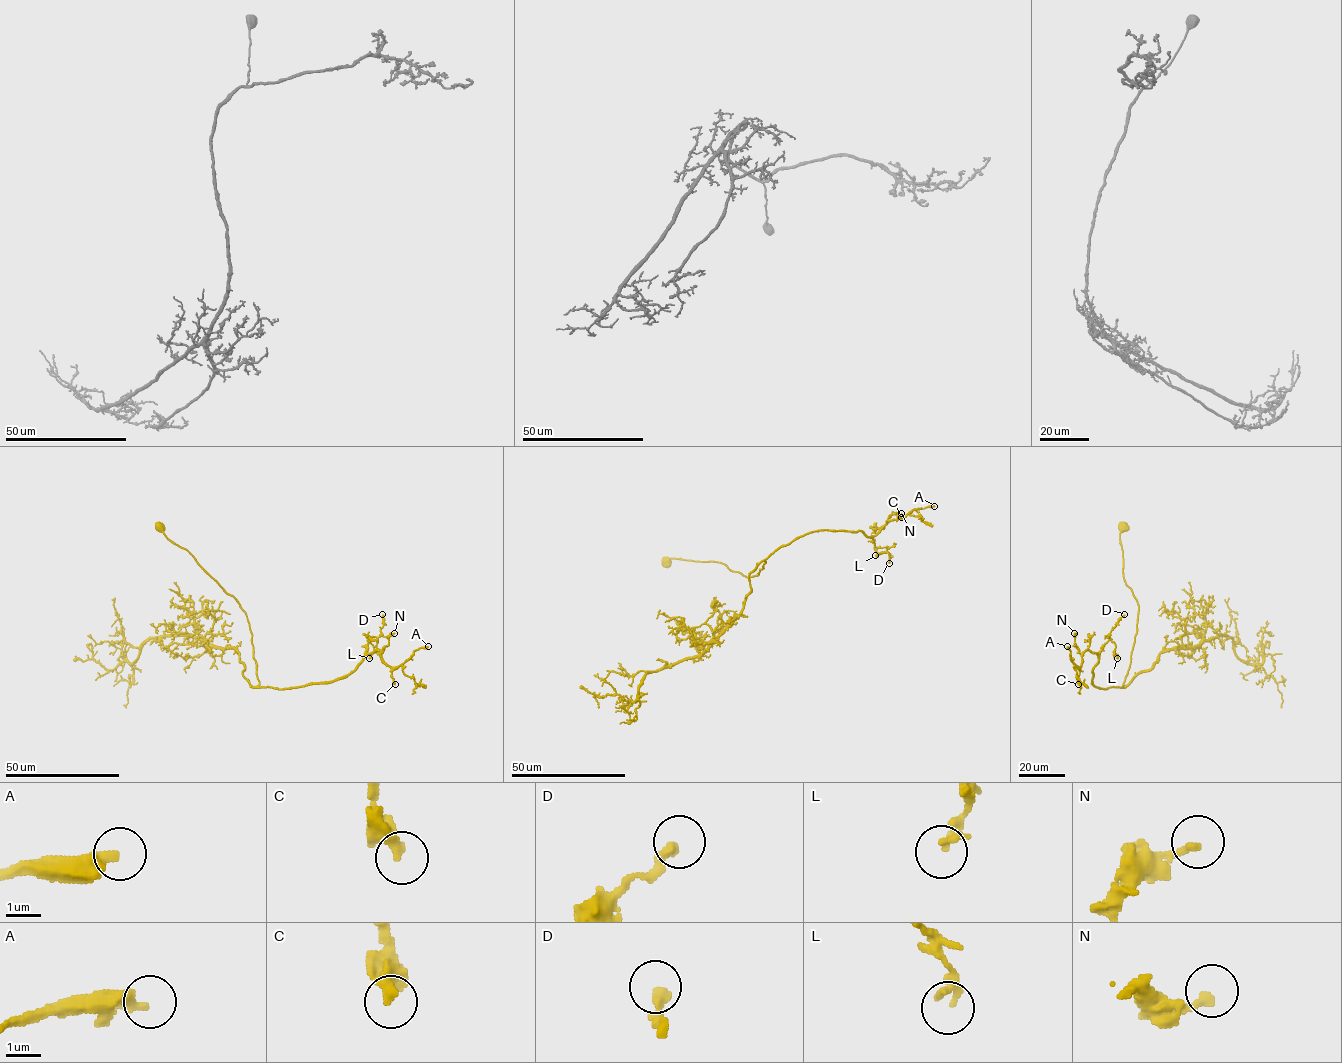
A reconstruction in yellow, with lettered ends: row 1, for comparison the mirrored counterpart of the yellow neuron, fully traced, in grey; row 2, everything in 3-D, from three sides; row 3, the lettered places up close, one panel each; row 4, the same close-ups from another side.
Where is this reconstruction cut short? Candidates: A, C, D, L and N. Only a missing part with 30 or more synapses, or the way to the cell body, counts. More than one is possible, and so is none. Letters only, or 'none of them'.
A

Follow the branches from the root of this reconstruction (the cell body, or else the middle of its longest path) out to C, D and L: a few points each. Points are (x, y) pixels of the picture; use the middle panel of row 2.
C: (667, 562), (717, 561), (752, 577), (775, 551), (806, 534), (835, 530), (872, 536), (886, 521), (901, 517)
D: (667, 562), (717, 561), (752, 577), (781, 547), (835, 530), (870, 536), (875, 547), (886, 546), (889, 563)
L: (667, 562), (717, 561), (752, 577), (781, 547), (823, 530), (861, 531), (872, 538), (880, 553), (875, 555)

